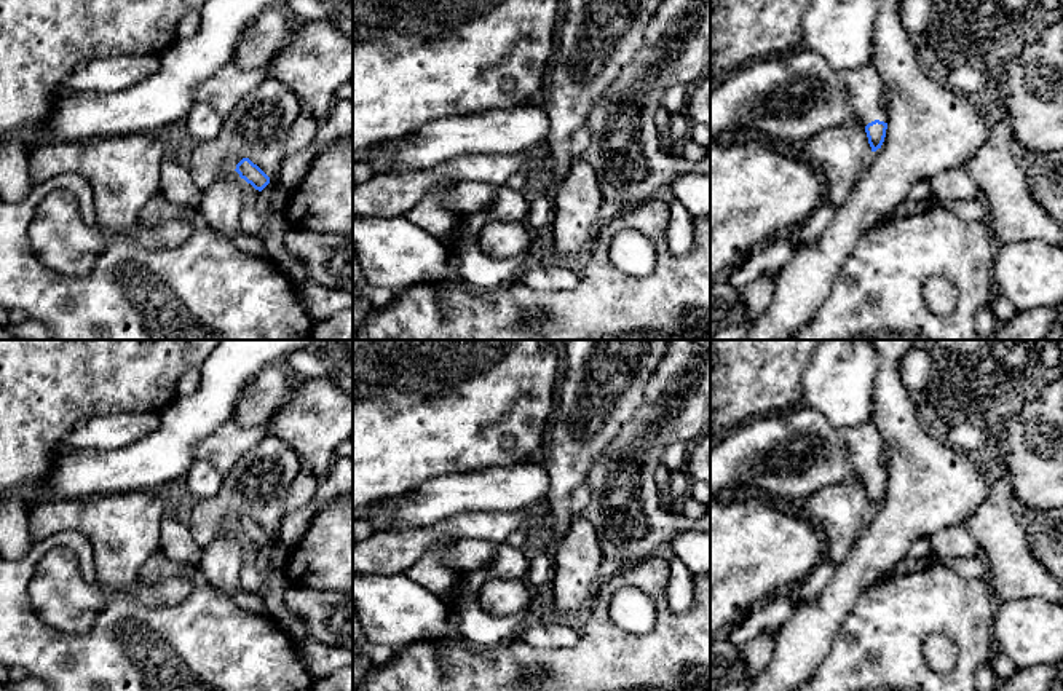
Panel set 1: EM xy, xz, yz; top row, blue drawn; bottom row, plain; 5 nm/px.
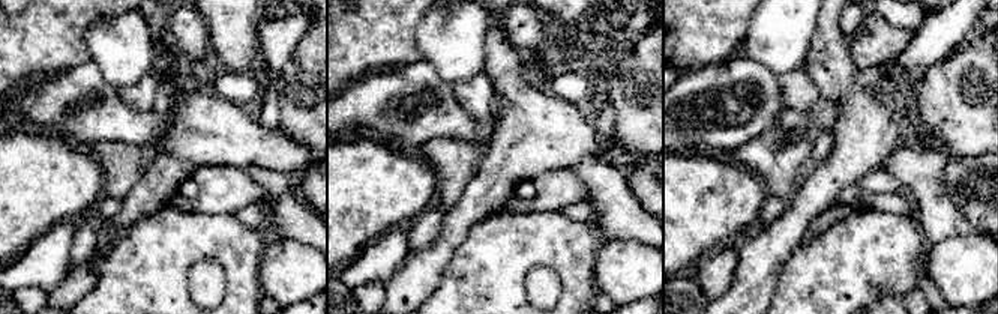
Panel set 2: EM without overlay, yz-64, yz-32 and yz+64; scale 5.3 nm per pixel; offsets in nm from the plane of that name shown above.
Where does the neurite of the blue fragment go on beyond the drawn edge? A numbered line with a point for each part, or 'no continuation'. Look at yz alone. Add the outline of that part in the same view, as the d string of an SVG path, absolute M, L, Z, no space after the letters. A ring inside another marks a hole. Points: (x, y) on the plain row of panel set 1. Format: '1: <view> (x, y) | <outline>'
1: yz (864, 444) | M871 421L856 428L840 429L840 437L843 439L851 463L865 484L875 477L887 479L887 469L883 464L883 436Z

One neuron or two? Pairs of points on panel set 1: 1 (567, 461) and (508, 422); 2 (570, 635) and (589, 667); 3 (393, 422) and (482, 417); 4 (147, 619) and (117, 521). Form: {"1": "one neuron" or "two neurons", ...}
{"1": "two neurons", "2": "two neurons", "3": "one neuron", "4": "two neurons"}

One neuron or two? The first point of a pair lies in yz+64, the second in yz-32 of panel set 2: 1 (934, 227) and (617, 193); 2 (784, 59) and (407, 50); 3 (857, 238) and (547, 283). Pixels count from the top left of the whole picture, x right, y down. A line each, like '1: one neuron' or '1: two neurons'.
1: one neuron
2: two neurons
3: two neurons

